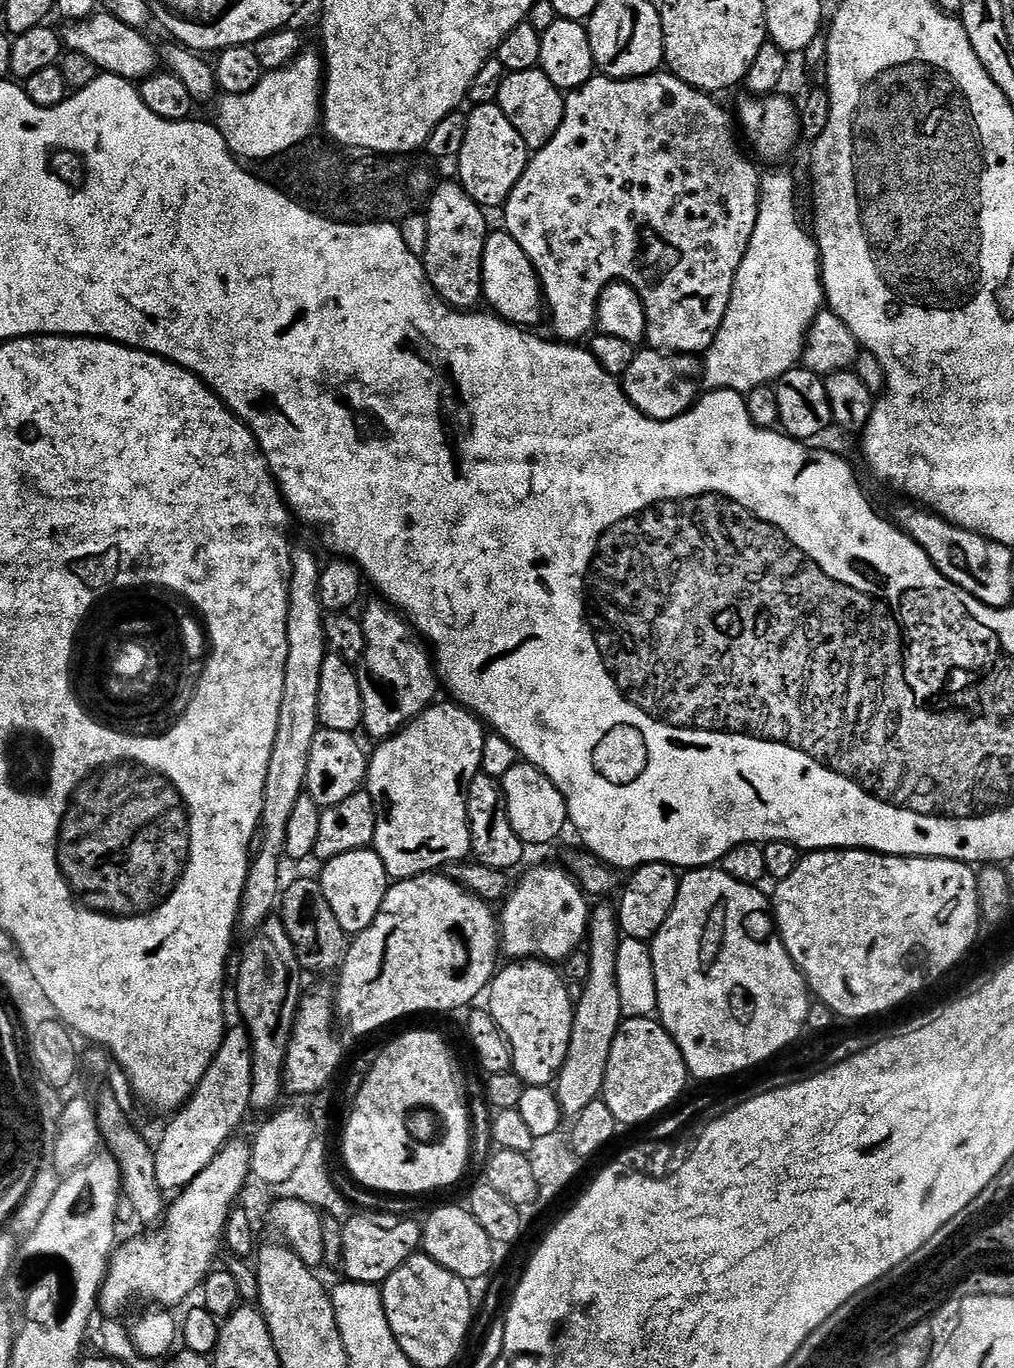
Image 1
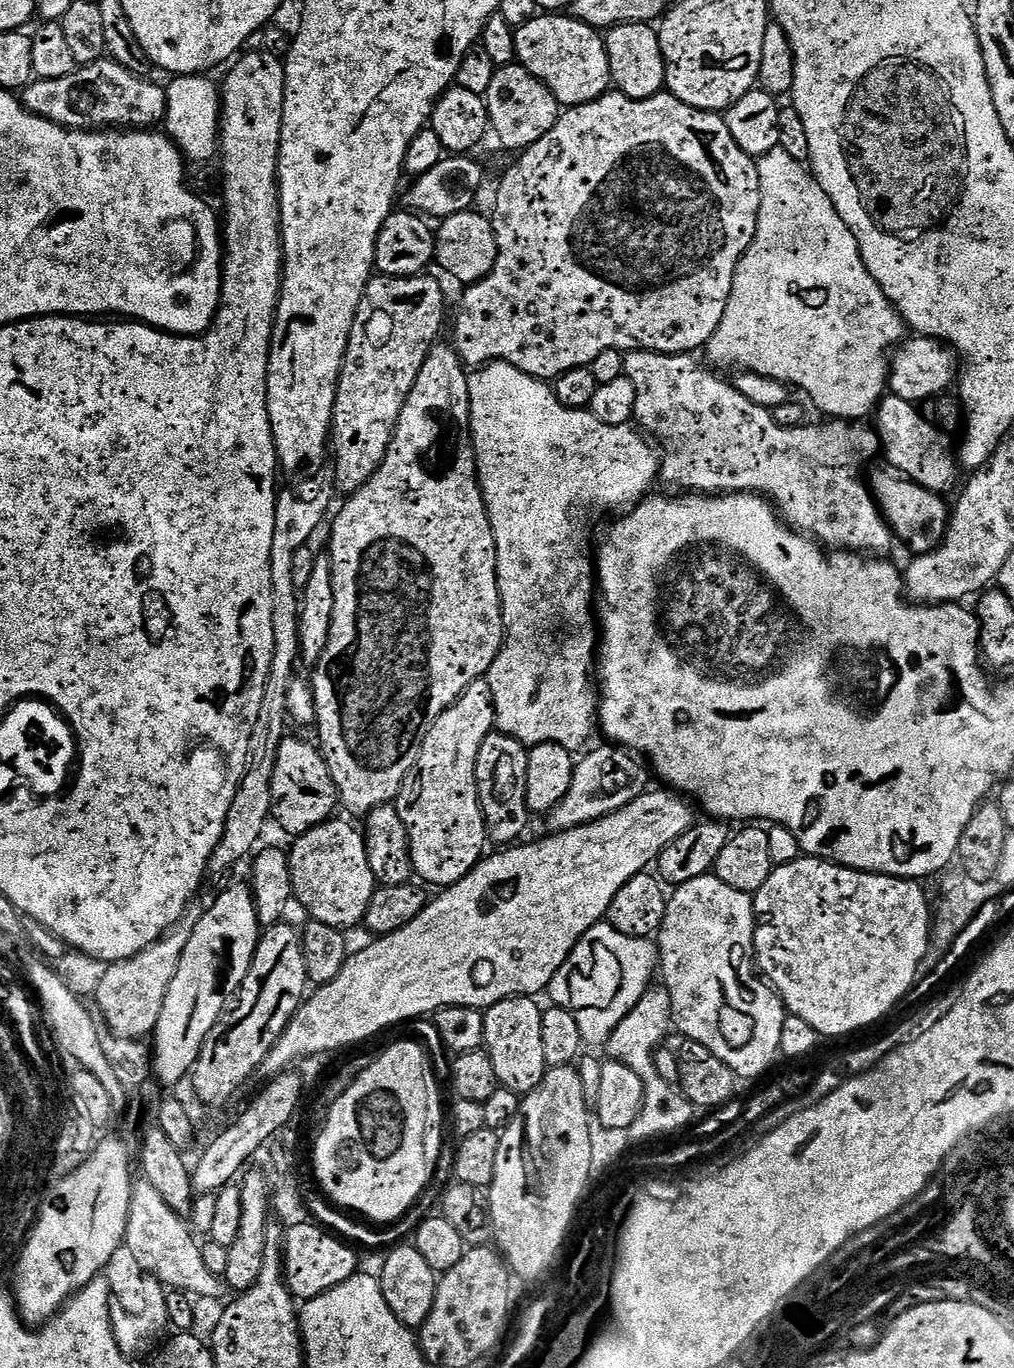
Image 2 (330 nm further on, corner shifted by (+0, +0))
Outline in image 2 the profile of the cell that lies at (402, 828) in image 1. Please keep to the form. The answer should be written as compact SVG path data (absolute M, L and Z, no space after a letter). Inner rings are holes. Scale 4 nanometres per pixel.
M484 678L475 680L467 692L433 722L424 739L424 748L420 752L418 763L404 779L394 806L406 826L408 841L412 844L412 871L417 877L421 876L419 879L425 885L437 884L437 889L443 890L451 884L457 884L459 880L466 878L466 874L475 870L485 855L484 844L489 843L489 838L480 795L477 794L476 766L478 750L482 750L482 742L492 735L495 728L496 704L492 701L488 681Z

